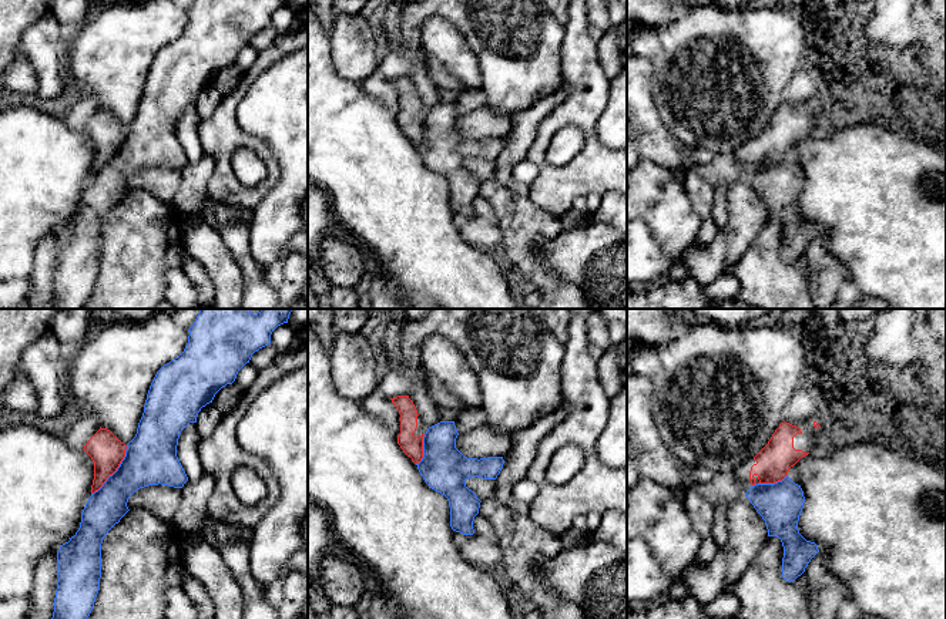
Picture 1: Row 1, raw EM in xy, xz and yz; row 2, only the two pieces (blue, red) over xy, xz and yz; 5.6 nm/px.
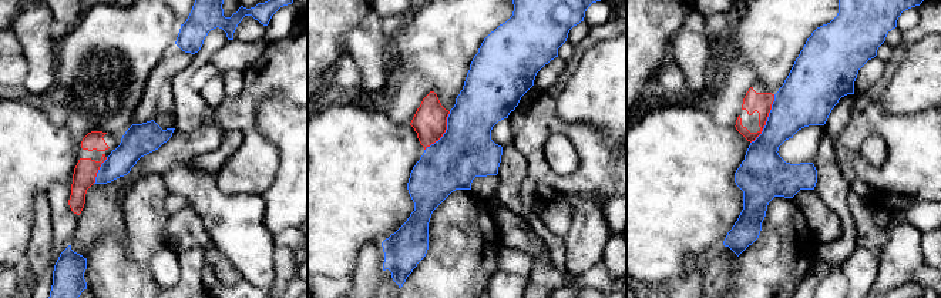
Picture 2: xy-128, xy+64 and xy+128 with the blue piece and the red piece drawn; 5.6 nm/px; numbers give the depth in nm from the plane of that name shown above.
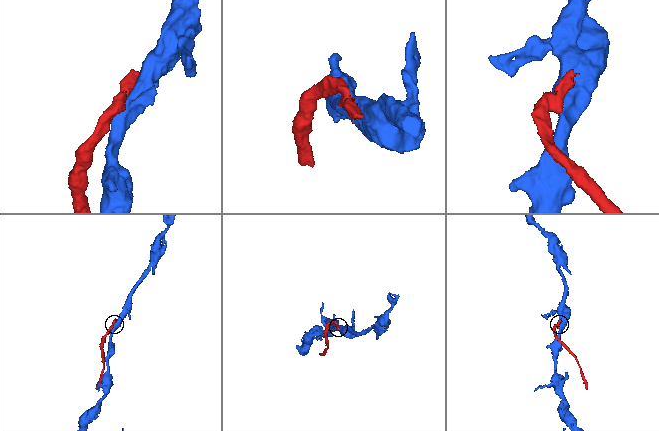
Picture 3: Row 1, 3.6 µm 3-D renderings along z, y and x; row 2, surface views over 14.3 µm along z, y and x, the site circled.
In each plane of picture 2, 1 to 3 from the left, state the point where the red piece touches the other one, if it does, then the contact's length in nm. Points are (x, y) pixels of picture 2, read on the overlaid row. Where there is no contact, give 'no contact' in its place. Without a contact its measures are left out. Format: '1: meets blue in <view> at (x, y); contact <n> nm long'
1: meets blue in xy-128 at (98, 170); contact 170 nm long
2: meets blue in xy+64 at (444, 133); contact 260 nm long
3: meets blue in xy+128 at (768, 119); contact 320 nm long

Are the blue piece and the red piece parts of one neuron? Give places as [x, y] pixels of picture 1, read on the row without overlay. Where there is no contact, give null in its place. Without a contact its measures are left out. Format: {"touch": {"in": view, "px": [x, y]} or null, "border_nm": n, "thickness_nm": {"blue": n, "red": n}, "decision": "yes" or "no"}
{"touch": {"in": "xy", "px": [116, 152]}, "border_nm": 340, "thickness_nm": {"blue": 280, "red": 190}, "decision": "no"}

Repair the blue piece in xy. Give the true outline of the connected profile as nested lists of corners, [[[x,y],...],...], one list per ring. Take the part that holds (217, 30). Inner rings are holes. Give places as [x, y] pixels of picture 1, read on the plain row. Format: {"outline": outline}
{"outline": [[[195,0],[188,10],[184,33],[157,53],[124,141],[103,168],[91,175],[81,194],[78,212],[57,232],[58,263],[48,309],[84,309],[100,272],[103,221],[130,192],[128,179],[148,166],[184,168],[188,158],[177,138],[181,112],[189,104],[197,104],[201,90],[212,84],[222,68],[235,63],[238,53],[255,33],[271,26],[272,13],[284,4],[288,0]]]}

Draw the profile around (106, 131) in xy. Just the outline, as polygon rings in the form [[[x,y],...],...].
[[[100,108],[83,131],[94,142],[94,161],[91,166],[91,175],[94,175],[117,152],[125,138],[127,127],[110,111]]]

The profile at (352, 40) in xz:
[[[360,13],[336,14],[329,38],[338,75],[360,85],[373,74],[379,64],[375,55],[376,34]]]

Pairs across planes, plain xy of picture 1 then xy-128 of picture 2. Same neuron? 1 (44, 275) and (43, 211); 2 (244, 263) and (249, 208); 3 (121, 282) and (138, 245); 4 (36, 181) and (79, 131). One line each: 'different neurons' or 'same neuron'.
1: same neuron
2: same neuron
3: same neuron
4: different neurons

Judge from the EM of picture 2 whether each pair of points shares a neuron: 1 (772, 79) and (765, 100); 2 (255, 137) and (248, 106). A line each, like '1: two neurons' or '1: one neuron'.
1: two neurons
2: one neuron

